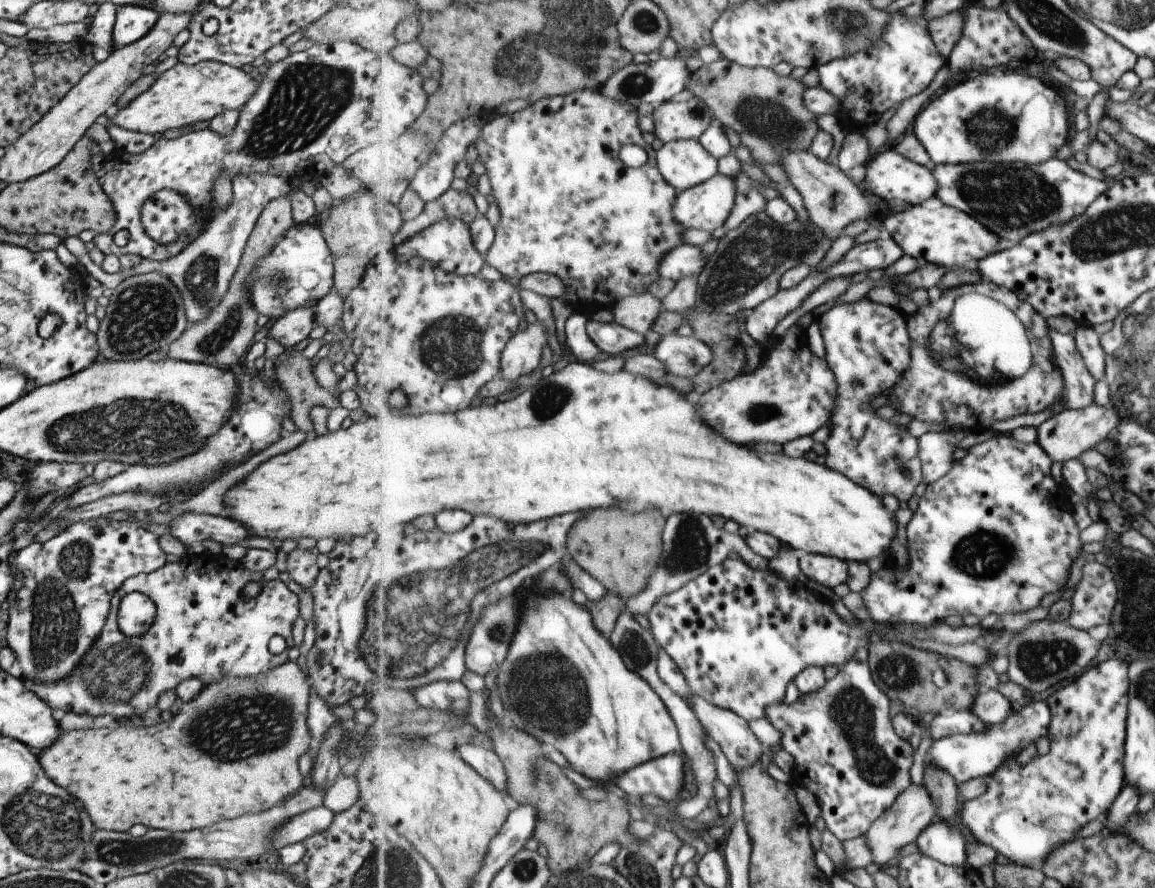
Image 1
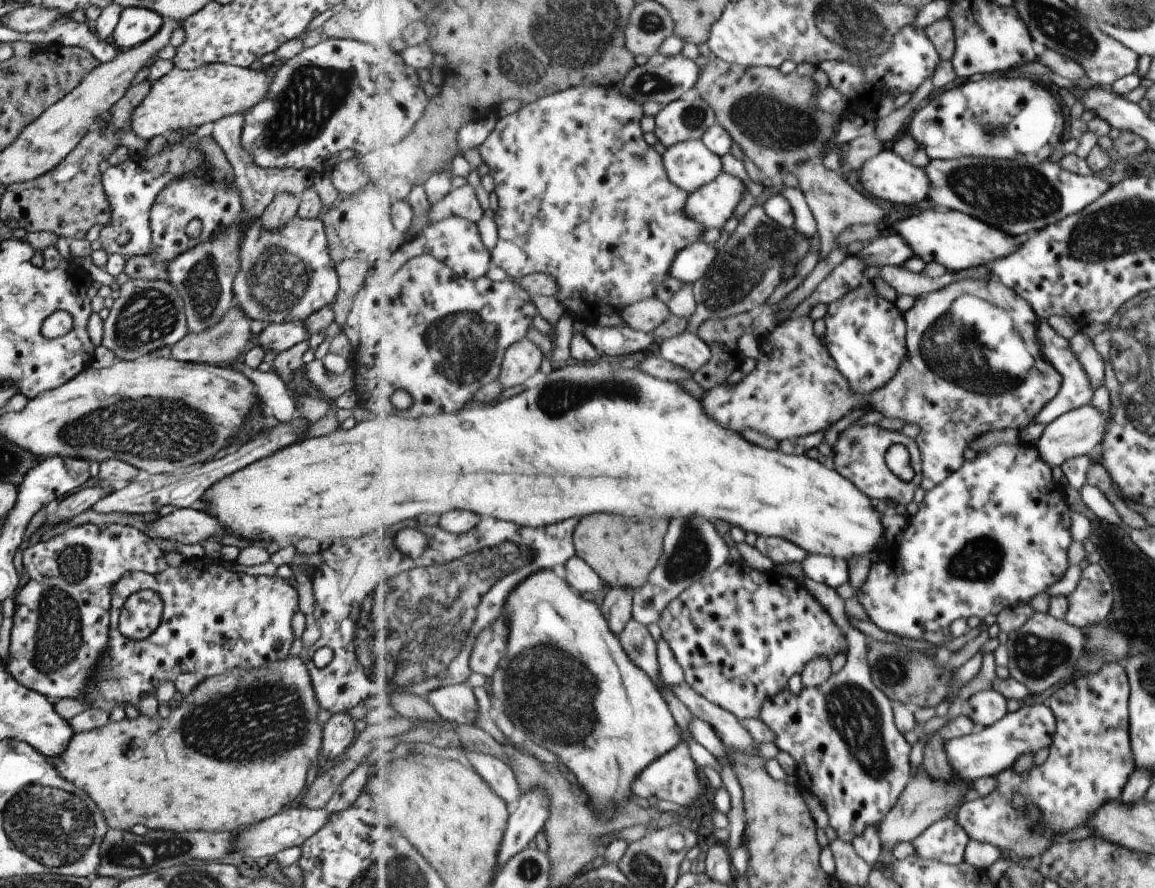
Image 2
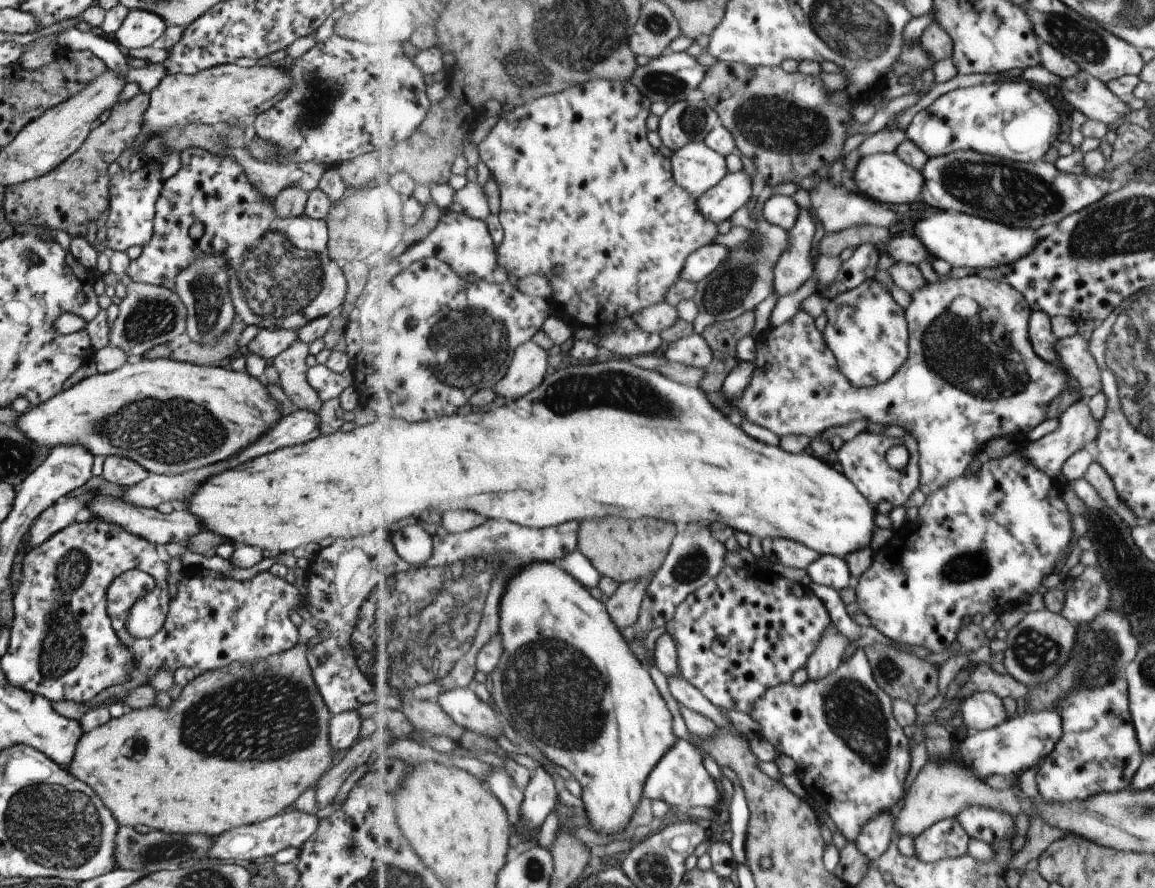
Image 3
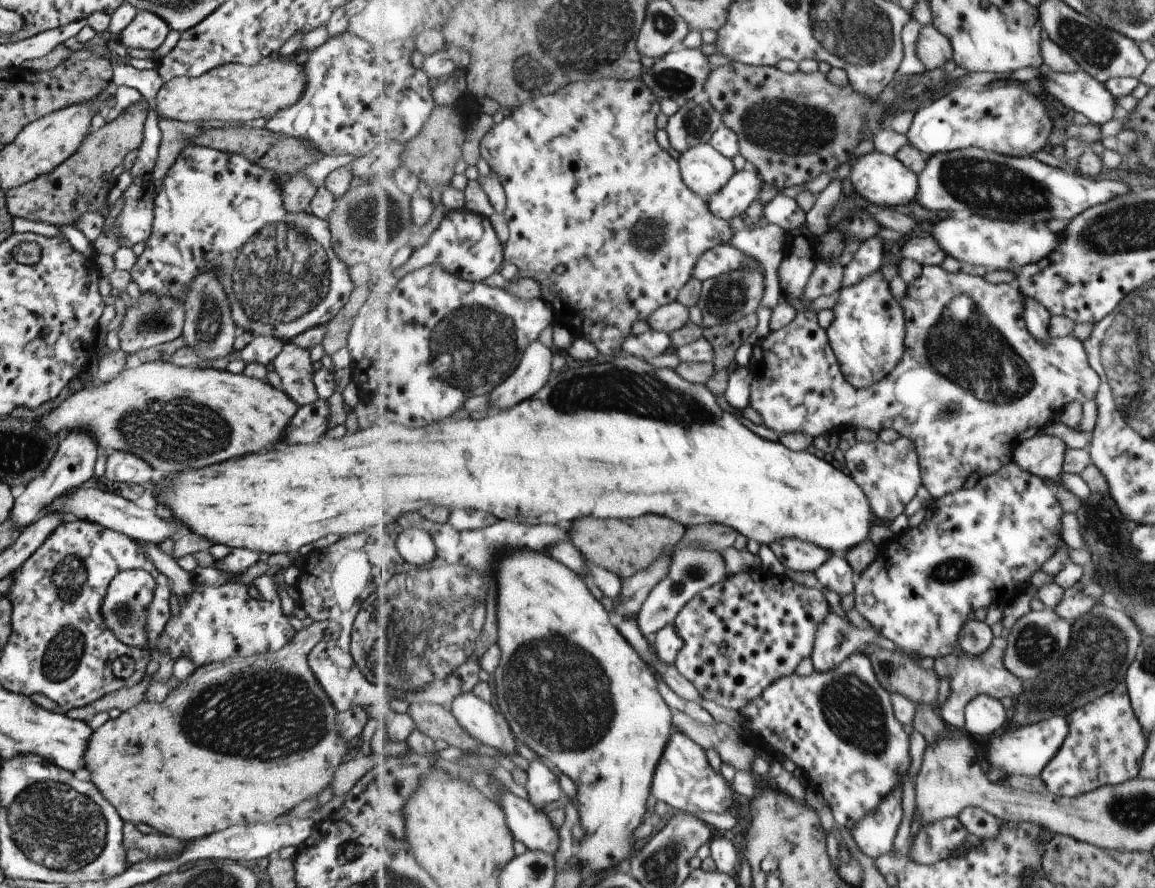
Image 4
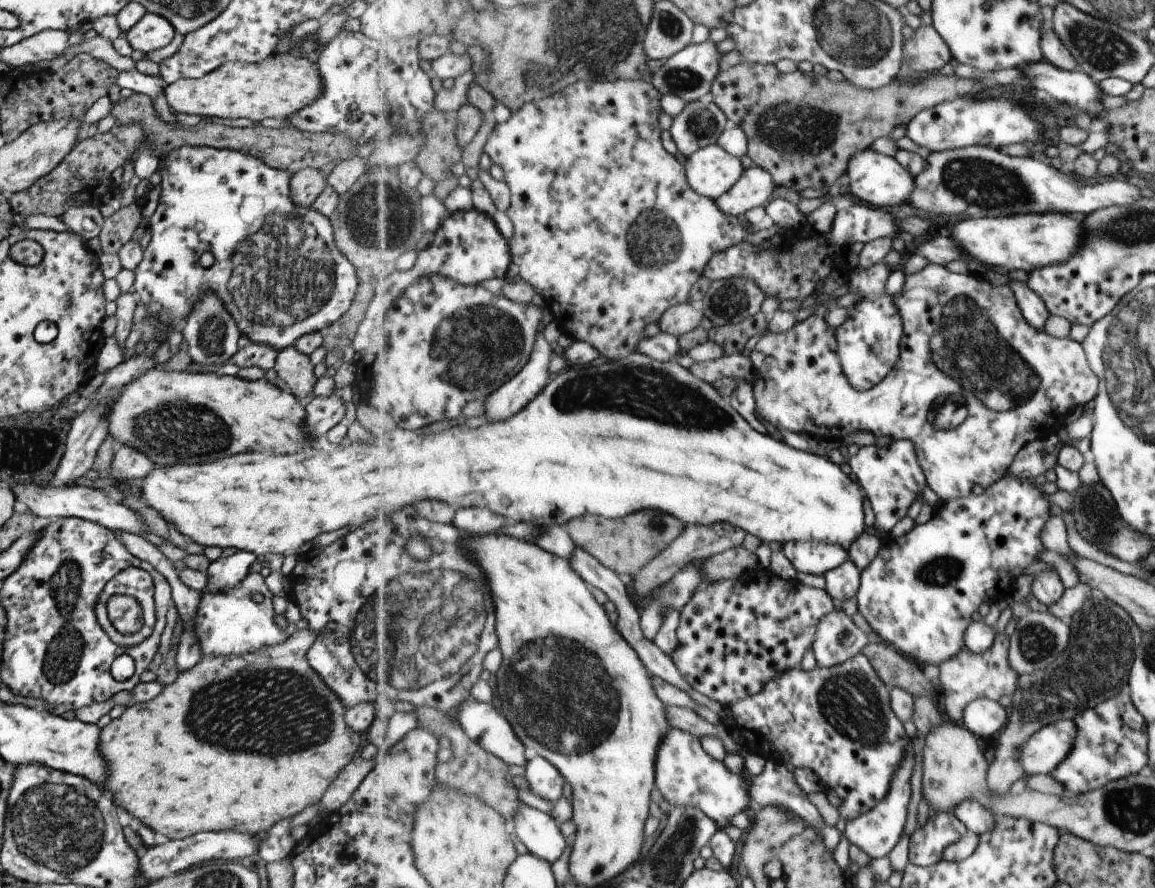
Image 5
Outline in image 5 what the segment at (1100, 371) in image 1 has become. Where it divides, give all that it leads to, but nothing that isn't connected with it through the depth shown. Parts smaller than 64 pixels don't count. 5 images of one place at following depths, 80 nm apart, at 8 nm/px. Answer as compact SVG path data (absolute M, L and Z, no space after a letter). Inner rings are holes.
M929 264L921 272L907 274L905 277L902 291L895 295L895 304L904 321L902 352L896 368L883 382L871 390L859 391L853 388L844 374L837 352L836 328L827 324L826 310L821 308L802 322L796 322L788 332L777 334L769 330L752 349L750 358L756 368L756 380L752 384L757 412L779 432L805 432L818 440L857 431L866 431L881 438L890 436L892 440L911 440L915 444L921 469L927 477L928 487L937 494L939 500L965 498L972 494L975 486L989 488L1008 474L1019 450L1029 442L1056 435L1055 428L1065 422L1065 416L1073 408L1091 404L1099 391L1099 378L1088 364L1087 354L1079 342L1073 342L1068 337L1048 336L1025 320L1010 285L993 286L980 274L953 274L947 266L939 264ZM959 296L975 300L975 304L989 314L1000 335L997 356L989 358L989 374L981 376L981 385L977 381L974 394L971 388L965 390L963 383L959 384L955 378L937 368L931 350L933 336L944 320L944 309ZM947 397L963 399L969 412L965 422L955 429L939 429L932 419L935 402Z

